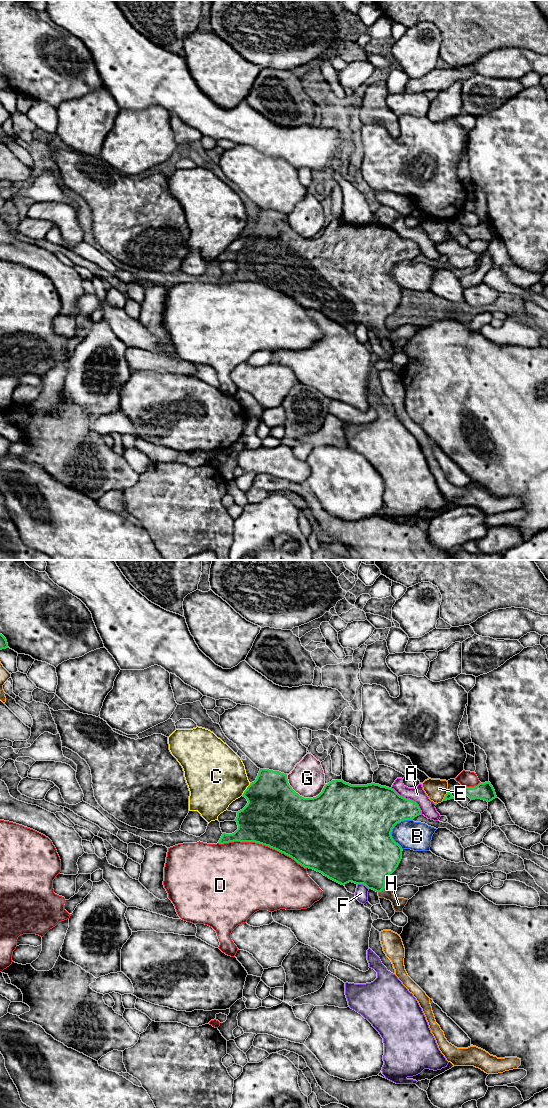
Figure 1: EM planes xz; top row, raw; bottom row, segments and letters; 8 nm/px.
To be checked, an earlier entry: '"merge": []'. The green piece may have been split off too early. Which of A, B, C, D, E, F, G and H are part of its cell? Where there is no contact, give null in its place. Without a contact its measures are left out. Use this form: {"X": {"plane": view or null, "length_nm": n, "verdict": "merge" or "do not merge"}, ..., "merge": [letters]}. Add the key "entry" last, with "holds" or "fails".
{"A": {"plane": "xz", "length_nm": 340, "verdict": "do not merge"}, "B": {"plane": "xz", "length_nm": 260, "verdict": "do not merge"}, "C": {"plane": "xz", "length_nm": 130, "verdict": "do not merge"}, "D": {"plane": "xz", "length_nm": 750, "verdict": "do not merge"}, "E": {"plane": "xz", "length_nm": 100, "verdict": "do not merge"}, "F": {"plane": "xz", "length_nm": 100, "verdict": "do not merge"}, "G": {"plane": "xz", "length_nm": 340, "verdict": "do not merge"}, "H": {"plane": "xz", "length_nm": 70, "verdict": "merge"}, "merge": ["H"], "entry": "fails"}

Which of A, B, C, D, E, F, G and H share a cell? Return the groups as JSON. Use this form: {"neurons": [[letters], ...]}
{"neurons": [["A"], ["B"], ["C"], ["D"], ["E"], ["F"], ["G"], ["H"]]}

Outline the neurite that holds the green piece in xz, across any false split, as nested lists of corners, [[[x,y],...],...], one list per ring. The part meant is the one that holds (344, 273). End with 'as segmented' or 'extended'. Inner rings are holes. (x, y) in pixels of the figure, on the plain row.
[[[260,209],[256,220],[250,223],[242,236],[248,243],[237,252],[235,261],[238,269],[232,274],[223,273],[219,284],[240,281],[268,286],[291,297],[304,308],[320,312],[341,325],[349,322],[363,324],[376,331],[380,338],[390,340],[395,352],[403,351],[408,339],[395,338],[392,331],[385,327],[385,320],[396,310],[402,299],[403,289],[393,280],[392,269],[401,261],[413,260],[421,255],[416,242],[400,236],[386,226],[375,223],[351,225],[343,220],[332,220],[318,236],[304,238],[289,225],[287,214],[269,209]]]; extended

